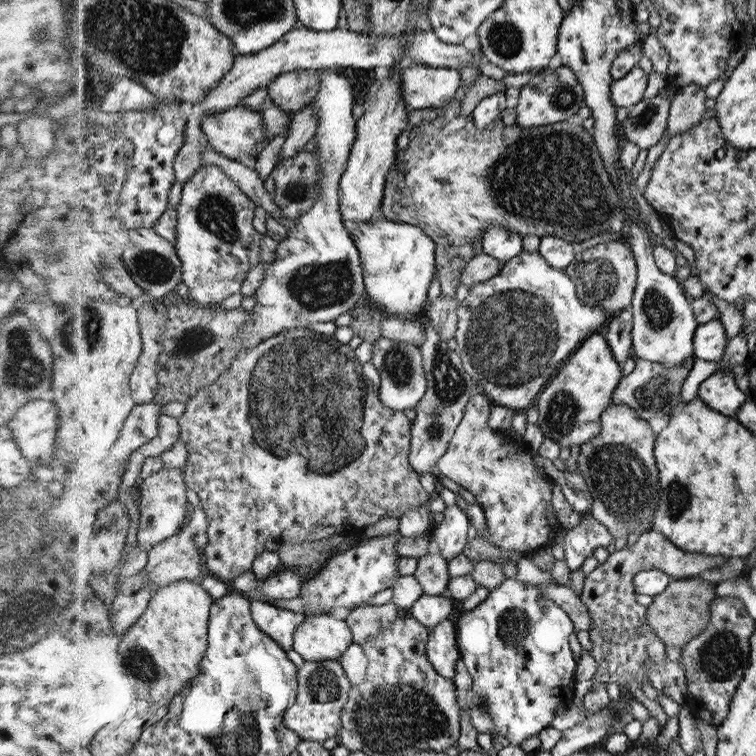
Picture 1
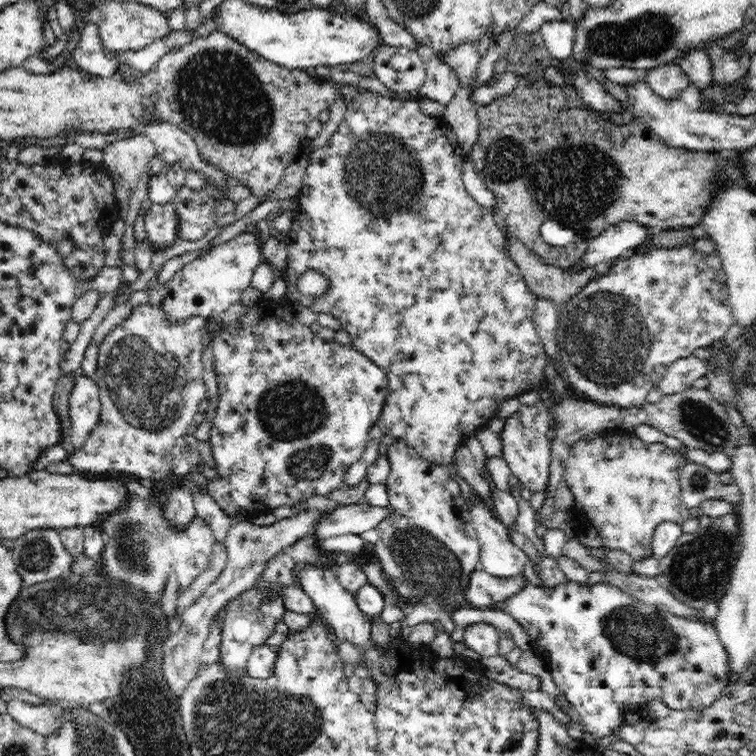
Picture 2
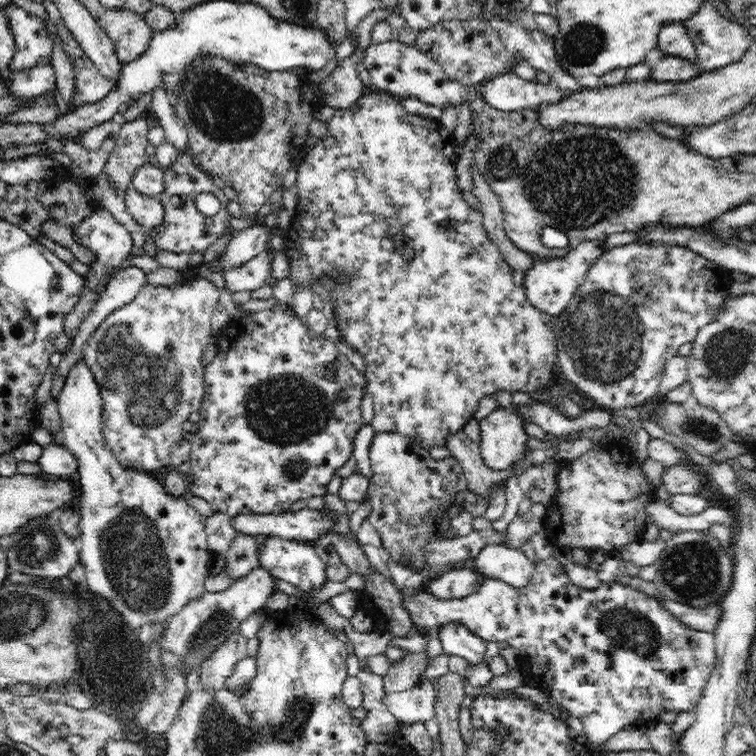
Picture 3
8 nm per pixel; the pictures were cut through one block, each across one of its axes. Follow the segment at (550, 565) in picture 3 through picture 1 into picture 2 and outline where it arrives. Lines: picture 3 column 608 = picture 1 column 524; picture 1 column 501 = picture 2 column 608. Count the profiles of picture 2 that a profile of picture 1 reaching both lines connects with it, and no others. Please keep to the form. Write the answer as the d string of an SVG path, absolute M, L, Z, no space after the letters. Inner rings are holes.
M576 581L558 584L558 586L538 587L528 584L522 593L516 594L502 602L500 611L508 613L513 619L516 619L530 635L533 649L547 663L548 671L553 678L554 683L562 692L570 706L580 715L581 724L586 727L588 737L590 734L594 737L612 736L618 734L618 728L625 724L625 715L628 712L640 711L651 700L664 701L670 710L692 710L710 706L716 702L723 692L726 691L728 677L732 676L731 662L729 662L729 653L726 651L723 642L720 641L719 634L716 633L715 626L702 621L689 621L681 616L675 616L665 612L660 607L646 605L636 598L626 595L620 591L617 586L600 582L596 584L580 584Z

